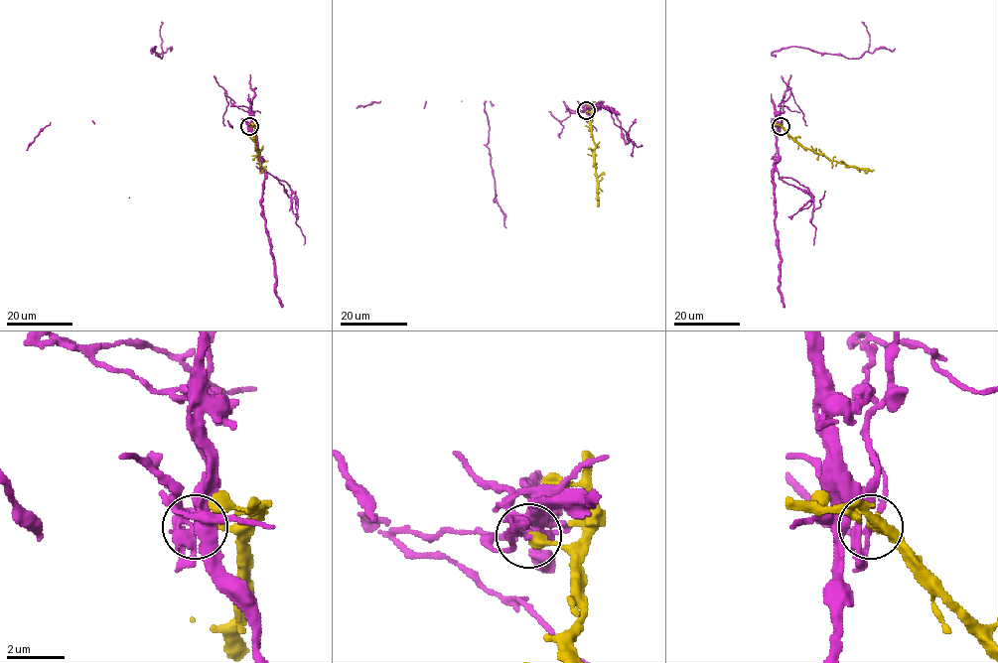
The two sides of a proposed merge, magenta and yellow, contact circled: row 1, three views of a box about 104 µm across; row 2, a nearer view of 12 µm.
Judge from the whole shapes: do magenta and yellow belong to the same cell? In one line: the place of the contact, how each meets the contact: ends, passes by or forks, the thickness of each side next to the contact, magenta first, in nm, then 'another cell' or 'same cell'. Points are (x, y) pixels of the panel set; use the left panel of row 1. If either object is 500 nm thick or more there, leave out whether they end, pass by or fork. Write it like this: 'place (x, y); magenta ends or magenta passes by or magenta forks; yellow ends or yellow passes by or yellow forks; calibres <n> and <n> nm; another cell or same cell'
place (249, 126); magenta passes by; yellow ends; calibres 170 and 360 nm; another cell

